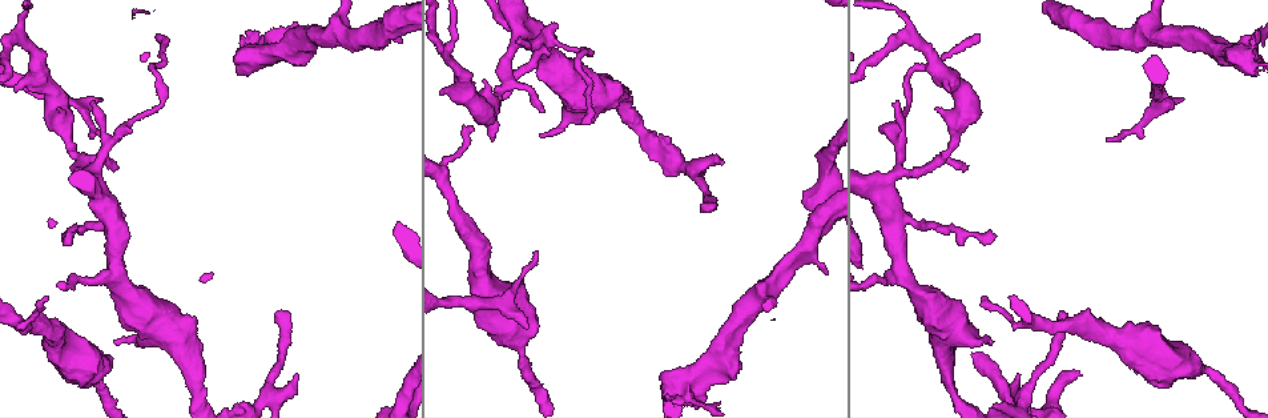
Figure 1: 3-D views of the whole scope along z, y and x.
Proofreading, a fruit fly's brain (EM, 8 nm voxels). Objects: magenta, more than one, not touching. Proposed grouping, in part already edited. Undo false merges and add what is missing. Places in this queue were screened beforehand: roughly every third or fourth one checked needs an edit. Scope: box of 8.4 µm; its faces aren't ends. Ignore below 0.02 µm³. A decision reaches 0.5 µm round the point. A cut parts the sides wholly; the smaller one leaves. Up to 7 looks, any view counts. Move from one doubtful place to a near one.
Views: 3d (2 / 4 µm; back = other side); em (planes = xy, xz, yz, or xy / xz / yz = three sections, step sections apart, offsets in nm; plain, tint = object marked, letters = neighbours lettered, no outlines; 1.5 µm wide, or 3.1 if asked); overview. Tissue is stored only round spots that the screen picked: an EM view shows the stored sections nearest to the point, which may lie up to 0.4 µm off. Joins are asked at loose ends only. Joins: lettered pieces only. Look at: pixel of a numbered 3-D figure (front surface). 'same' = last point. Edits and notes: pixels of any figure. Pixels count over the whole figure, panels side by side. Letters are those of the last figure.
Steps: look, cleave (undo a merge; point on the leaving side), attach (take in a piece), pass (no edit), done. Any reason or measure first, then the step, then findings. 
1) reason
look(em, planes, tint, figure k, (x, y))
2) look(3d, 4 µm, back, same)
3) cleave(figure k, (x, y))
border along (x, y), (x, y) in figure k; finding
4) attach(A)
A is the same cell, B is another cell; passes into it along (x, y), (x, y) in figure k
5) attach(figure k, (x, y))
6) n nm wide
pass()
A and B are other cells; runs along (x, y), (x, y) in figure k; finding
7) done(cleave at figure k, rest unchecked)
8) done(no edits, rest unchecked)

tapers out
look(em, planes, tint, figure 1, (46, 296))

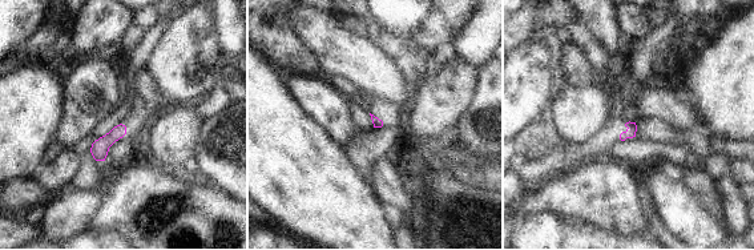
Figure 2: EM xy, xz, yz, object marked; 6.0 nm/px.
look(em, planes, letters, same)

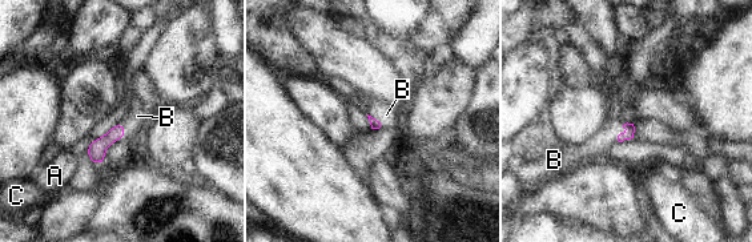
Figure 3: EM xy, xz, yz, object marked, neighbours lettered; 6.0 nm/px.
attach(B)
B is the same cell, A and C are other cells; the neuron continues

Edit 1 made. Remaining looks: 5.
tapers out
look(3d, 2 µm, figure 1, (967, 167))

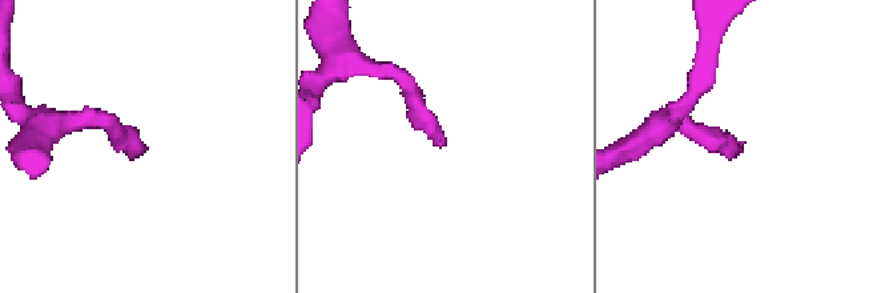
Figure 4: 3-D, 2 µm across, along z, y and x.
look(em, xz, step 8, letters, figure 4, (140, 154))

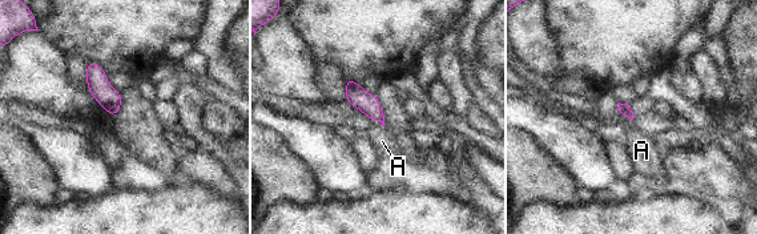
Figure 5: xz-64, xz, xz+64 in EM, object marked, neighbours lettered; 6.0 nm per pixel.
look(em, planes, letters, same)

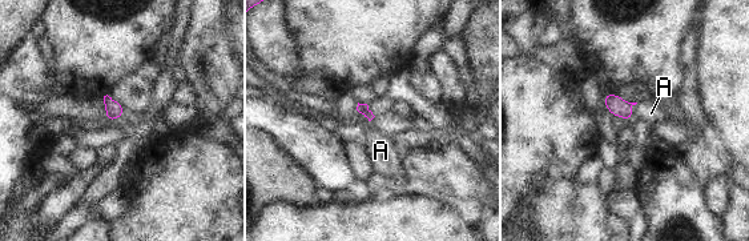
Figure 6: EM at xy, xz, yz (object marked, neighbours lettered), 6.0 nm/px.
attach(A)
A is the same cell; passes into it along (616, 105), (629, 109), (651, 113) in figure 6; the neuron continues

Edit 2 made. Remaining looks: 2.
look(overview)

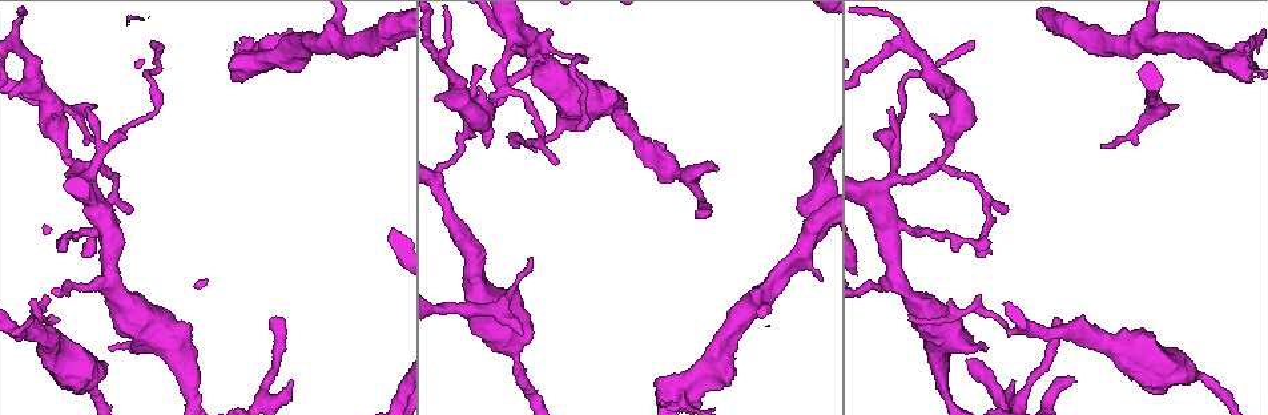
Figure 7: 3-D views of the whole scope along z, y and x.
calibre changes
look(em, planes, letters, figure 7, (518, 372))

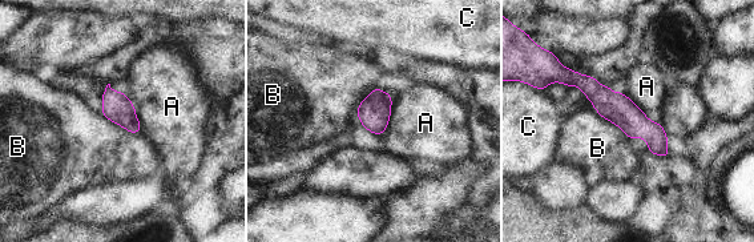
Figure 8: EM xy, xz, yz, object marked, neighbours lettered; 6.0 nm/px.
180 nm wide
pass()
A, B and C are other cells; runs along (561, 77), (585, 83), (665, 152) in figure 8; one neuron here

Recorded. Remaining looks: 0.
done(attach at figure 3, attach at figure 6, rest unchecked)

